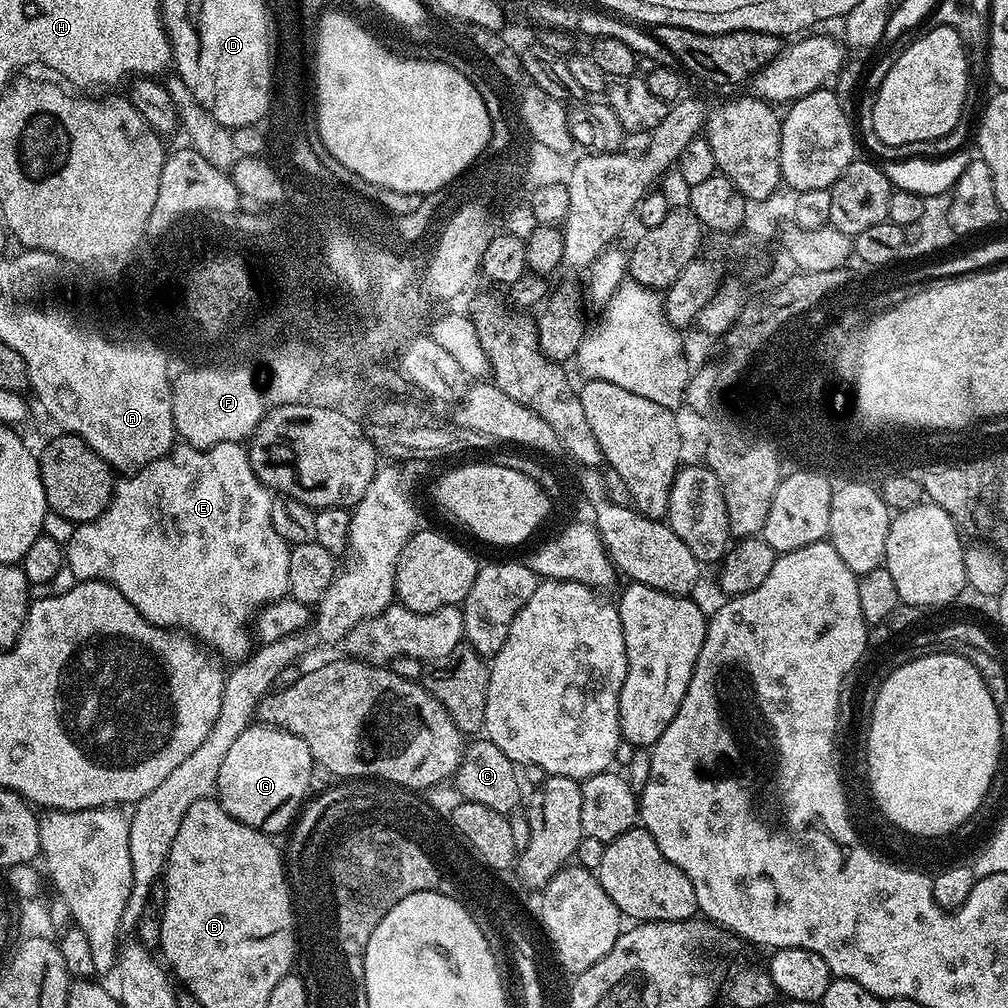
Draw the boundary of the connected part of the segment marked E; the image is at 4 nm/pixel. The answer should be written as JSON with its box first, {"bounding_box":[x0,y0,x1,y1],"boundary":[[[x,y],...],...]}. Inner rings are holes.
{"bounding_box":[66,442,290,666],"boundary":[[[183,442],[177,443],[172,451],[162,458],[150,462],[144,468],[135,469],[125,480],[117,479],[112,489],[110,506],[98,518],[85,524],[77,524],[73,536],[66,543],[66,567],[74,572],[77,581],[101,580],[118,590],[142,618],[155,628],[171,628],[187,632],[203,647],[211,650],[221,661],[235,666],[252,655],[254,651],[254,636],[250,631],[250,621],[259,613],[261,608],[272,604],[276,600],[288,596],[288,571],[290,545],[282,538],[278,538],[278,530],[274,530],[274,522],[270,522],[270,506],[273,493],[254,474],[250,466],[247,447],[240,442],[222,442],[213,448],[192,448]]]}

